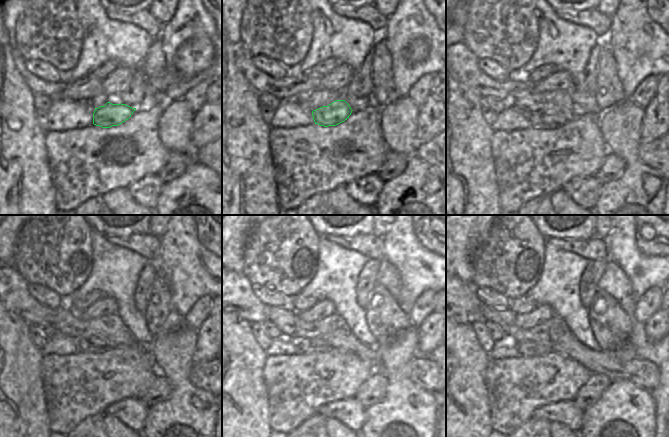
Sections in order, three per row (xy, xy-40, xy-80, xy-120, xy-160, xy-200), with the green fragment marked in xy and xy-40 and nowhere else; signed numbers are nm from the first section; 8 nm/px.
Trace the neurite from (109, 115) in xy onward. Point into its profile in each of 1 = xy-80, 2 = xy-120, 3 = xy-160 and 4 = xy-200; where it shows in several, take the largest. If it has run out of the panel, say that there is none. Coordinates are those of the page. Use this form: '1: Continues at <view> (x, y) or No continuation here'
1: Continues at xy-80 (540, 119)
2: Continues at xy-120 (93, 344)
3: Continues at xy-160 (316, 346)
4: Continues at xy-200 (526, 348)

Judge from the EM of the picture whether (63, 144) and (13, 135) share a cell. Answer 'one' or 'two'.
two

